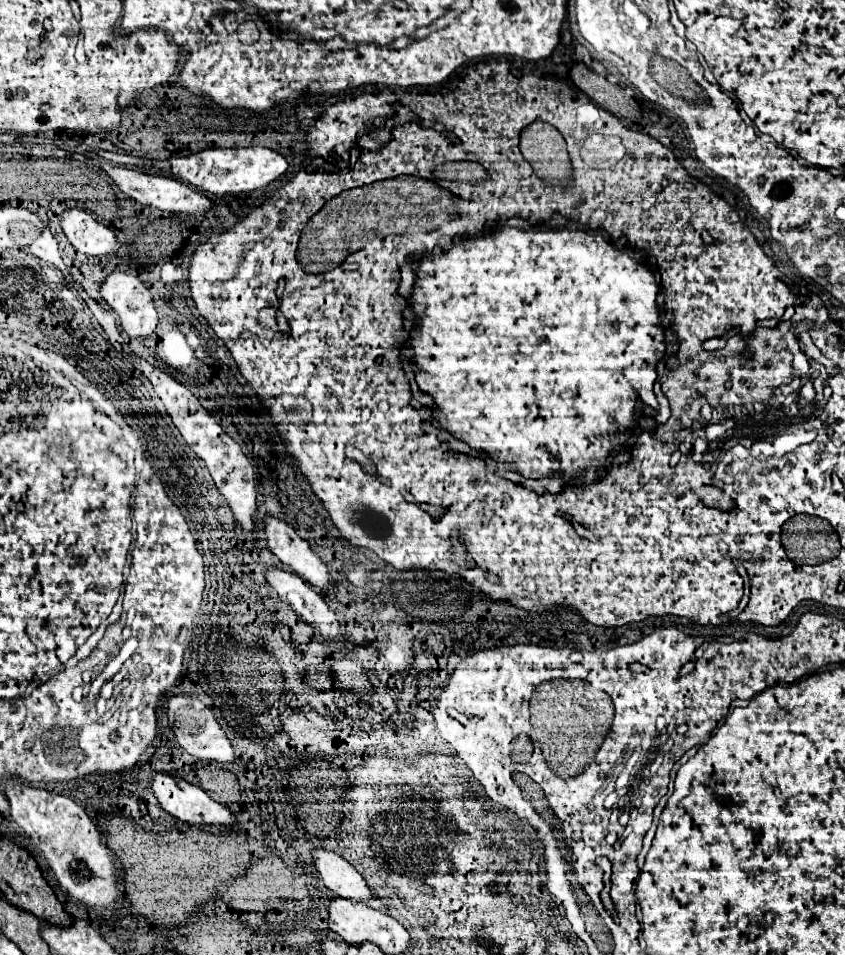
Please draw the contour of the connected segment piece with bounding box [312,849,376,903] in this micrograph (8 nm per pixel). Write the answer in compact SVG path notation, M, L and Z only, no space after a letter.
M312 849L312 859L322 883L338 897L358 903L372 903L376 901L366 887L364 877L340 855L326 851L326 849Z

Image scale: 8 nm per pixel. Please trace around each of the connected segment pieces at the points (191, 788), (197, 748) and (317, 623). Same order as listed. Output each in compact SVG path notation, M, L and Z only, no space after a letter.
M156 773L150 789L166 813L190 825L232 825L236 821L226 805L212 801L198 785L190 785L168 773Z
M176 695L172 699L168 699L168 719L170 719L170 727L174 731L176 743L188 751L190 755L204 759L204 761L218 761L218 763L232 763L234 761L234 749L230 745L230 739L226 737L226 733L222 731L222 727L216 723L212 711L208 707L204 707L204 703L196 697L184 697L184 695Z
M268 569L264 577L268 585L280 595L280 599L288 603L306 623L318 629L326 639L344 637L342 625L336 621L336 615L328 609L322 595L316 593L296 573L286 569Z

